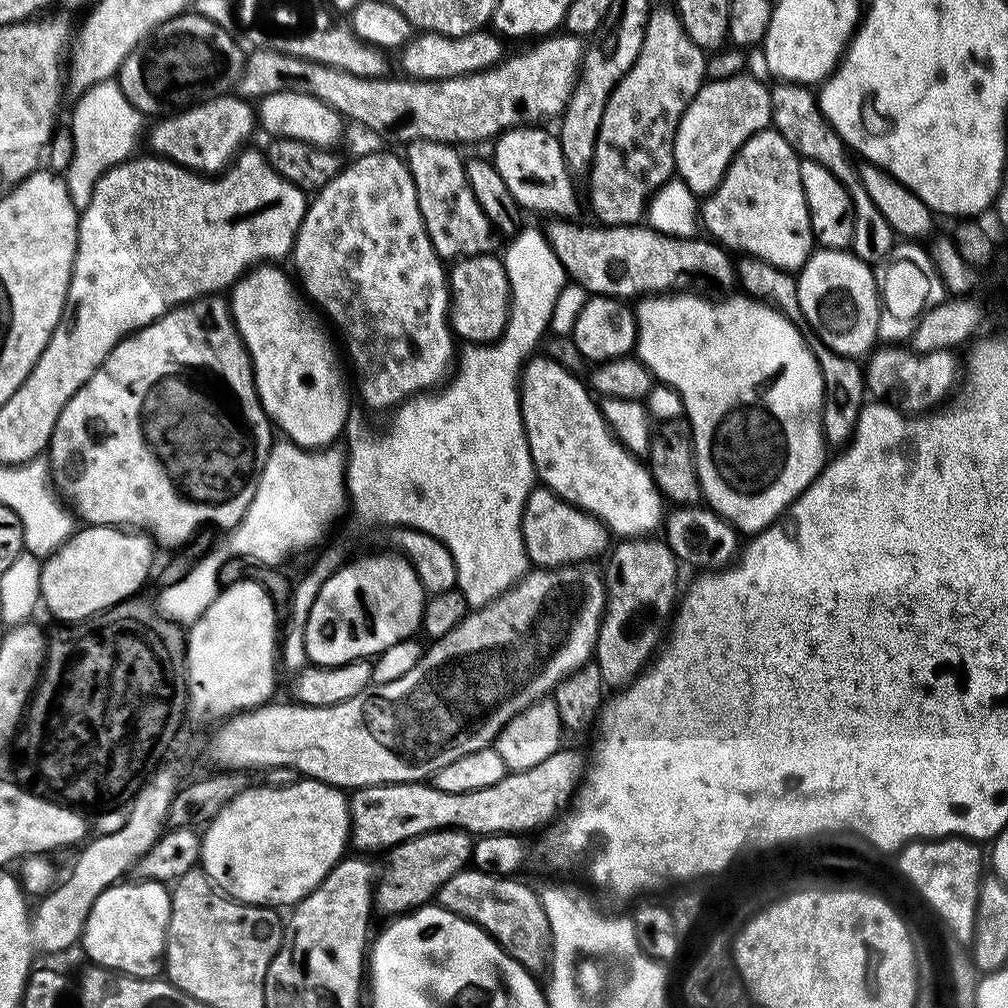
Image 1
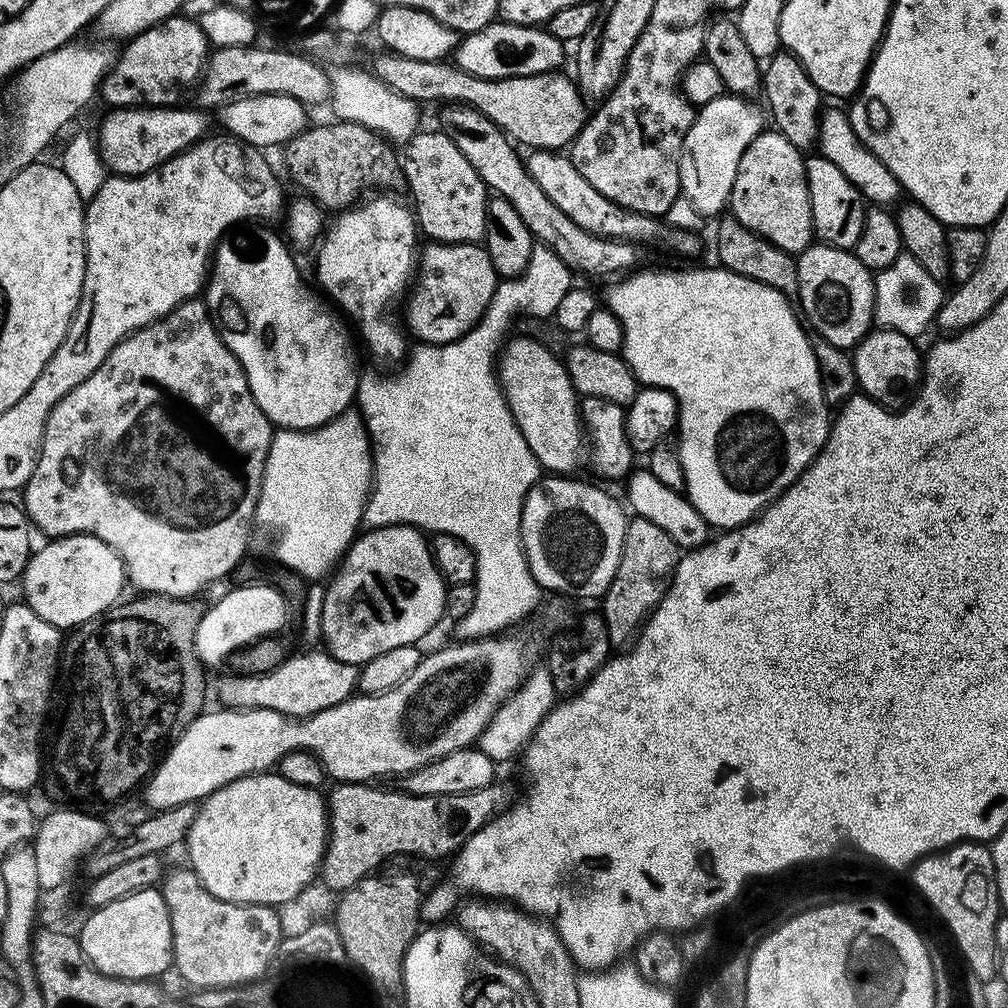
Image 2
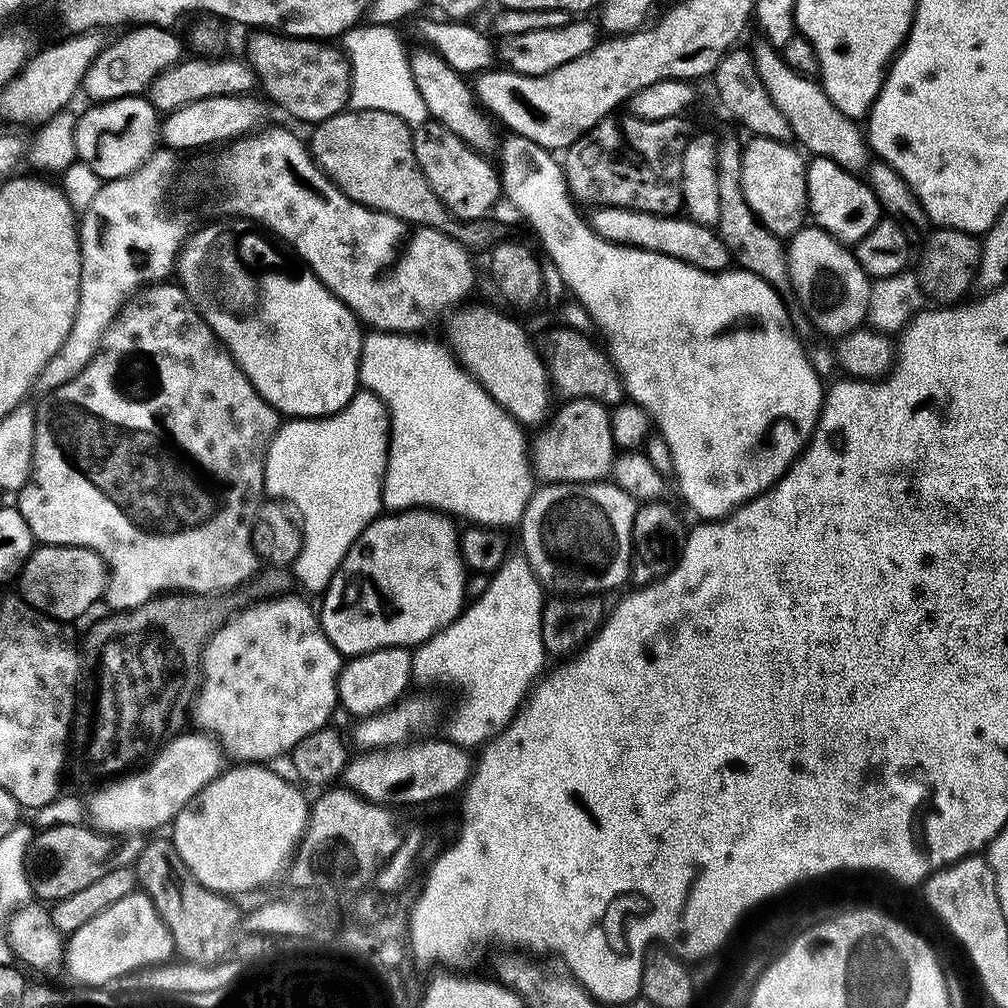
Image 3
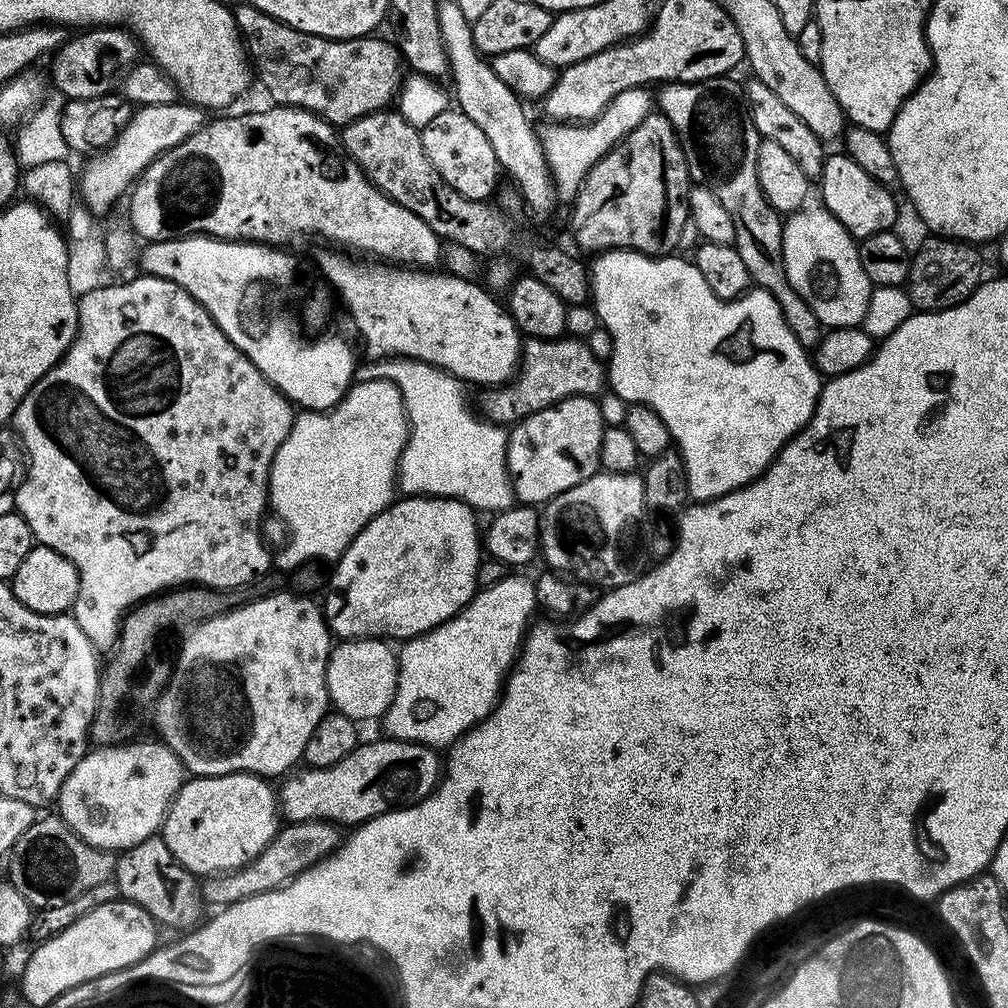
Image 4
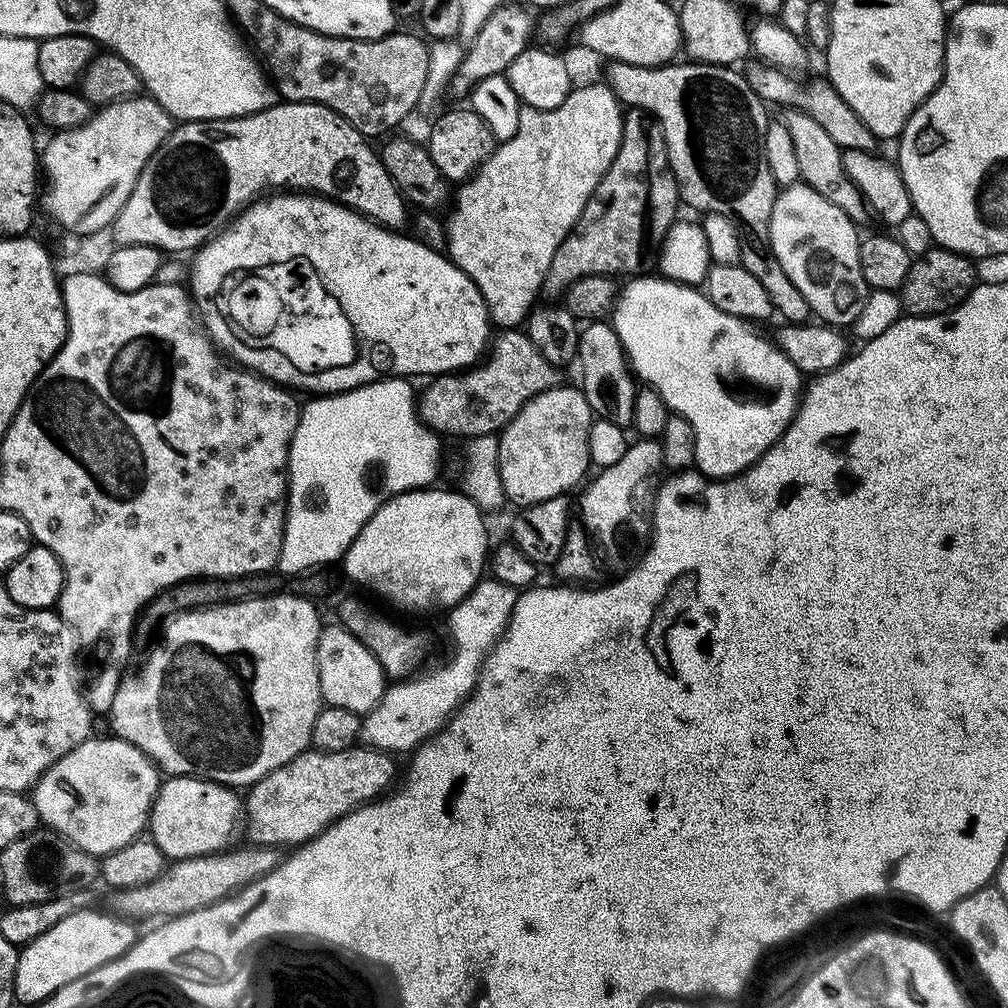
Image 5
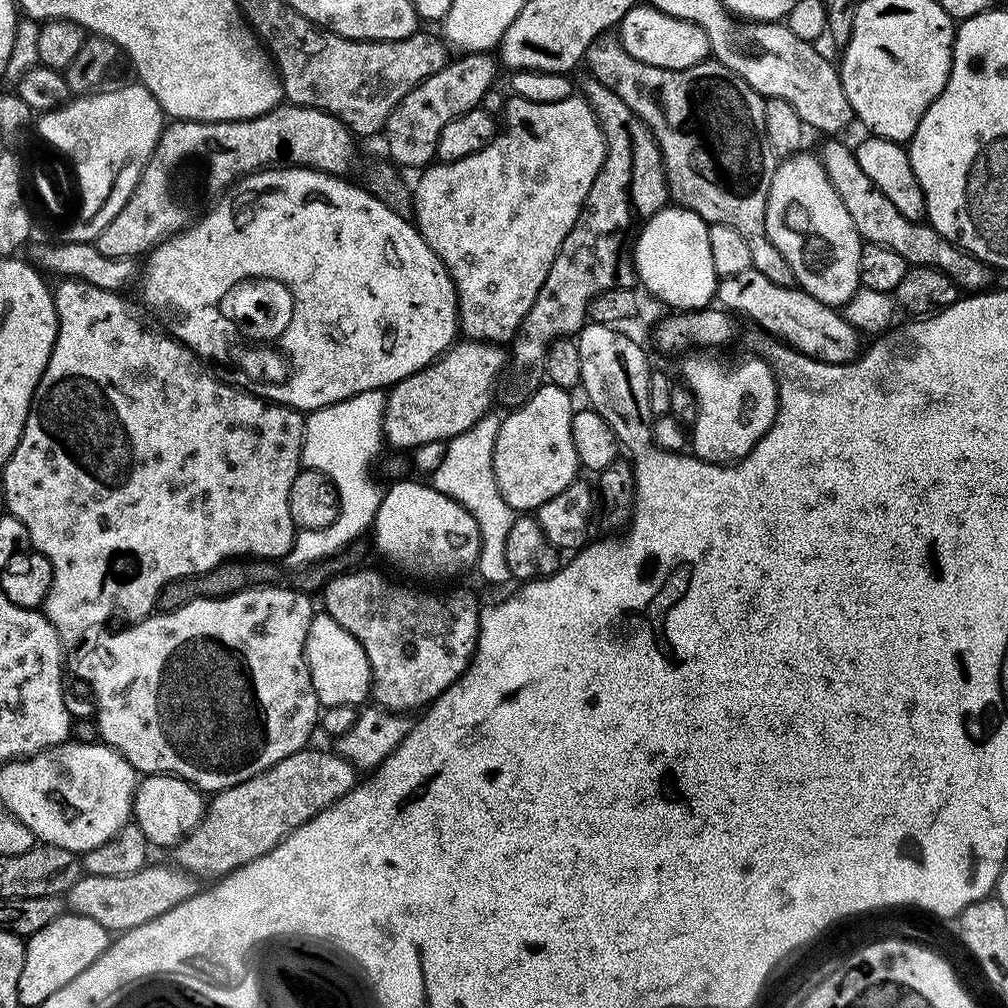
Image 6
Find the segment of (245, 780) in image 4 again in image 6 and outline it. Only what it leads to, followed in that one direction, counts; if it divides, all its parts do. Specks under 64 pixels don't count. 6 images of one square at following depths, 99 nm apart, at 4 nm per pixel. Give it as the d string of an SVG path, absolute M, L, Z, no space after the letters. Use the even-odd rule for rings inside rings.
M148 774L137 783L136 798L132 801L134 823L146 834L149 845L171 849L204 819L206 800L187 780L179 776Z

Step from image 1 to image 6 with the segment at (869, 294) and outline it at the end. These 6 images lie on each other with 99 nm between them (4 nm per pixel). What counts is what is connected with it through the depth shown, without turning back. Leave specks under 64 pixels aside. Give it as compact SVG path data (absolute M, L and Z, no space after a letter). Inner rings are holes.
M801 150L794 156L781 159L775 165L766 202L766 234L770 242L778 246L778 254L786 258L796 284L818 302L843 306L850 302L856 289L861 287L858 258L862 241L858 230L854 230L854 222L846 211L846 206L842 206L842 198L838 198L826 170L821 166L819 155L812 153L811 156L808 150Z

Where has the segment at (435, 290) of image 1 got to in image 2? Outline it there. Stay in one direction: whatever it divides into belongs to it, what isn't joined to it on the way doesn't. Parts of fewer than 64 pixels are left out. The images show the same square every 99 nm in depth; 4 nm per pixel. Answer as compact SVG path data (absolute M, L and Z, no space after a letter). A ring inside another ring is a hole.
M376 194L373 200L365 199L355 206L348 206L339 213L336 221L327 225L316 252L316 280L336 299L337 309L345 308L356 319L360 327L360 336L368 343L368 348L380 360L392 364L395 360L403 361L410 344L404 341L406 332L392 317L392 307L400 295L409 291L418 268L418 248L415 248L418 237L418 221L413 209L407 203L395 200L392 194Z

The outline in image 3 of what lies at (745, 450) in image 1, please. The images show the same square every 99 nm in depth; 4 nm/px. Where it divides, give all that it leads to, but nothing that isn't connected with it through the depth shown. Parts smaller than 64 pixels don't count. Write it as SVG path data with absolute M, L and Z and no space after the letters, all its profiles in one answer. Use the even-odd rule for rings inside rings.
M508 134L506 136L507 137L505 140L503 137L503 139L501 139L498 144L498 157L500 156L500 160L498 159L498 171L500 174L500 183L502 185L503 195L506 197L506 200L509 200L509 202L512 203L522 215L524 215L525 222L528 223L534 231L536 231L536 236L538 239L540 239L541 246L544 247L546 251L548 251L547 259L558 270L558 274L564 280L565 289L567 289L569 293L573 292L571 295L574 297L574 300L589 311L589 314L593 318L595 327L599 329L599 331L604 331L604 336L606 339L608 339L608 344L606 343L607 351L610 353L612 360L616 364L616 371L619 372L620 378L624 382L624 391L626 393L627 399L633 404L639 404L640 407L644 409L645 413L651 417L651 419L652 416L654 419L656 419L656 424L658 427L660 427L657 428L659 435L664 437L664 441L667 442L668 447L670 447L674 480L677 480L678 488L681 494L684 495L685 502L688 503L689 506L692 507L698 515L700 515L700 518L703 518L705 521L719 520L723 517L729 516L730 513L736 511L737 508L742 507L742 505L748 500L753 500L753 498L756 496L760 496L767 488L773 488L777 482L782 479L788 468L796 461L796 457L808 447L812 439L812 432L816 429L816 421L820 418L820 405L824 403L825 394L825 389L823 387L820 388L820 384L822 384L821 377L817 376L815 370L810 366L810 362L808 361L808 353L803 343L801 343L801 341L798 339L797 333L792 327L790 313L788 309L784 307L784 301L781 300L780 296L775 290L773 290L773 288L770 287L770 285L768 285L768 283L765 282L765 280L758 278L749 272L745 272L743 270L736 270L737 272L735 272L735 270L729 270L726 272L707 272L706 270L698 270L694 266L690 266L678 258L670 258L666 254L658 254L657 252L642 250L641 248L628 248L624 244L615 244L606 238L602 238L597 232L595 232L591 226L591 223L589 223L585 217L584 220L582 217L580 217L580 212L578 209L576 209L576 207L578 207L577 201L574 199L572 193L568 191L568 183L564 177L563 163L561 163L561 161L557 159L557 157L553 155L551 151L548 151L540 145L536 145L534 142L530 141L529 138L524 138L522 136L513 134Z

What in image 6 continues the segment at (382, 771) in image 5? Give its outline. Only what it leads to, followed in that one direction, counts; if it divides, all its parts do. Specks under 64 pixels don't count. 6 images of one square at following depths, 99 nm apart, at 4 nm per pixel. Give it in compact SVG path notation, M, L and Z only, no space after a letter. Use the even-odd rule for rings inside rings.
M311 748L290 754L286 759L278 761L273 768L267 768L264 772L243 780L233 788L223 788L221 792L215 793L207 801L204 819L180 841L175 849L176 856L180 859L177 860L179 867L197 877L223 877L243 864L257 860L259 856L265 856L271 848L275 848L284 839L287 833L299 828L302 824L307 824L316 813L332 807L337 800L352 791L357 783L355 776L357 773L353 765L335 751L332 751L333 753L319 752L318 749Z

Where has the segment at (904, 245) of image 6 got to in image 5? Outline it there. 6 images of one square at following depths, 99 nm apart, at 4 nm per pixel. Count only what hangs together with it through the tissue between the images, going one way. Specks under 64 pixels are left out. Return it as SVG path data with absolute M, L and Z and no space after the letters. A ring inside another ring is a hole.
M789 108L783 113L782 123L786 130L790 130L790 139L794 141L794 155L798 157L798 170L800 180L809 184L822 198L834 202L842 214L846 214L856 225L863 225L863 220L870 216L870 209L864 202L864 195L850 182L846 170L842 166L844 153L842 149L826 134L826 129L822 127L822 122L814 122L808 112L802 112L799 108Z

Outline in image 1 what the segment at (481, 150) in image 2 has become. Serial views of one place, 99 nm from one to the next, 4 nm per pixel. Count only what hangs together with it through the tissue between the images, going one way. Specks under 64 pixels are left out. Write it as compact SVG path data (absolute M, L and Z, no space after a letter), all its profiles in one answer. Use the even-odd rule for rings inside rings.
M556 218L551 222L545 223L548 225L543 225L542 231L545 238L550 242L554 254L558 254L558 262L562 262L565 277L573 284L582 285L593 296L611 296L617 298L629 298L628 296L632 296L631 298L643 298L671 292L676 294L724 294L737 287L738 281L736 279L736 266L733 257L711 238L698 240L699 238L693 238L691 236L671 236L669 233L662 233L651 226L645 226L643 223L623 224L622 226L595 226L596 228L591 228L588 224L576 225L572 223L576 222L569 222L564 218Z

